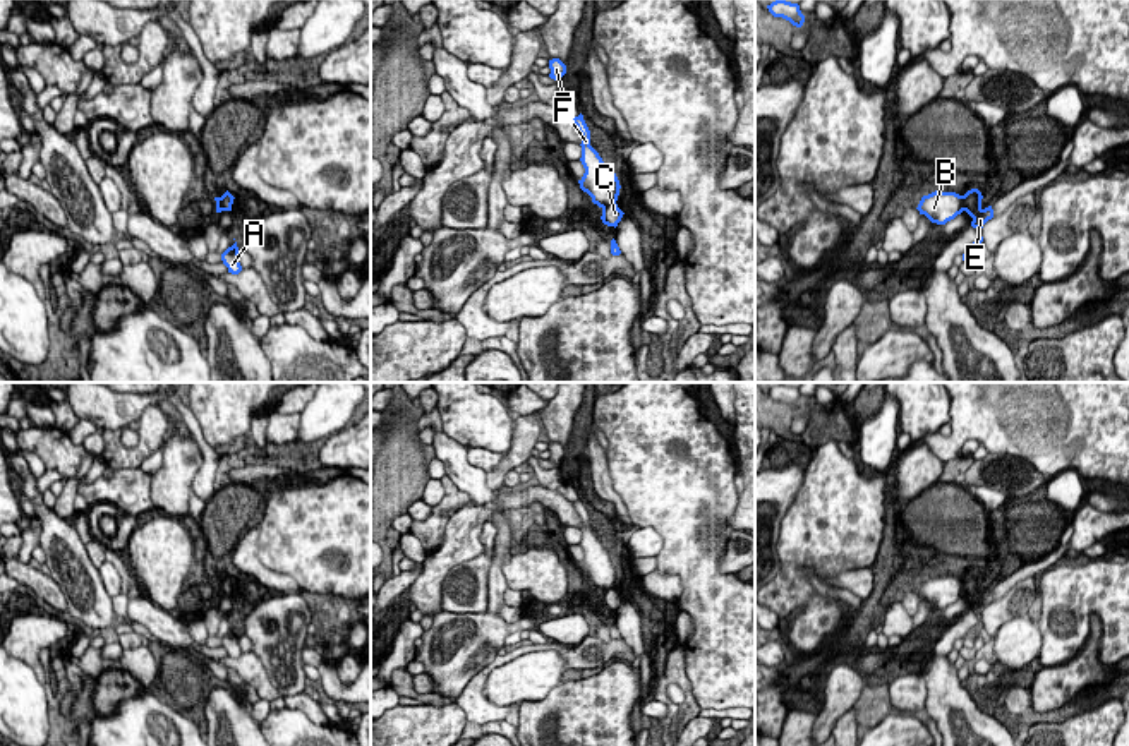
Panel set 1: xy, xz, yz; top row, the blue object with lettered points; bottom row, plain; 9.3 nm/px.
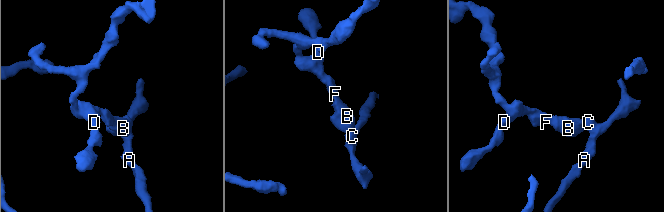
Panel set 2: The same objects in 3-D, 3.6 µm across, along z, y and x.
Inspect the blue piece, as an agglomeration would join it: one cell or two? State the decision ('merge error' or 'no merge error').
merge error

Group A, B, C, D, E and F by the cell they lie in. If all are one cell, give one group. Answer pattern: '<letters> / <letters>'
A C E / B D F

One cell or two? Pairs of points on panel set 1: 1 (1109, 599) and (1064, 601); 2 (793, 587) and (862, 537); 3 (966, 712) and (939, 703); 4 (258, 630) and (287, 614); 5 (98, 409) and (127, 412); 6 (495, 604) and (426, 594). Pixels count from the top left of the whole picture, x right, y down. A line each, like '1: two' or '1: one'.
1: one
2: one
3: one
4: one
5: one
6: two

